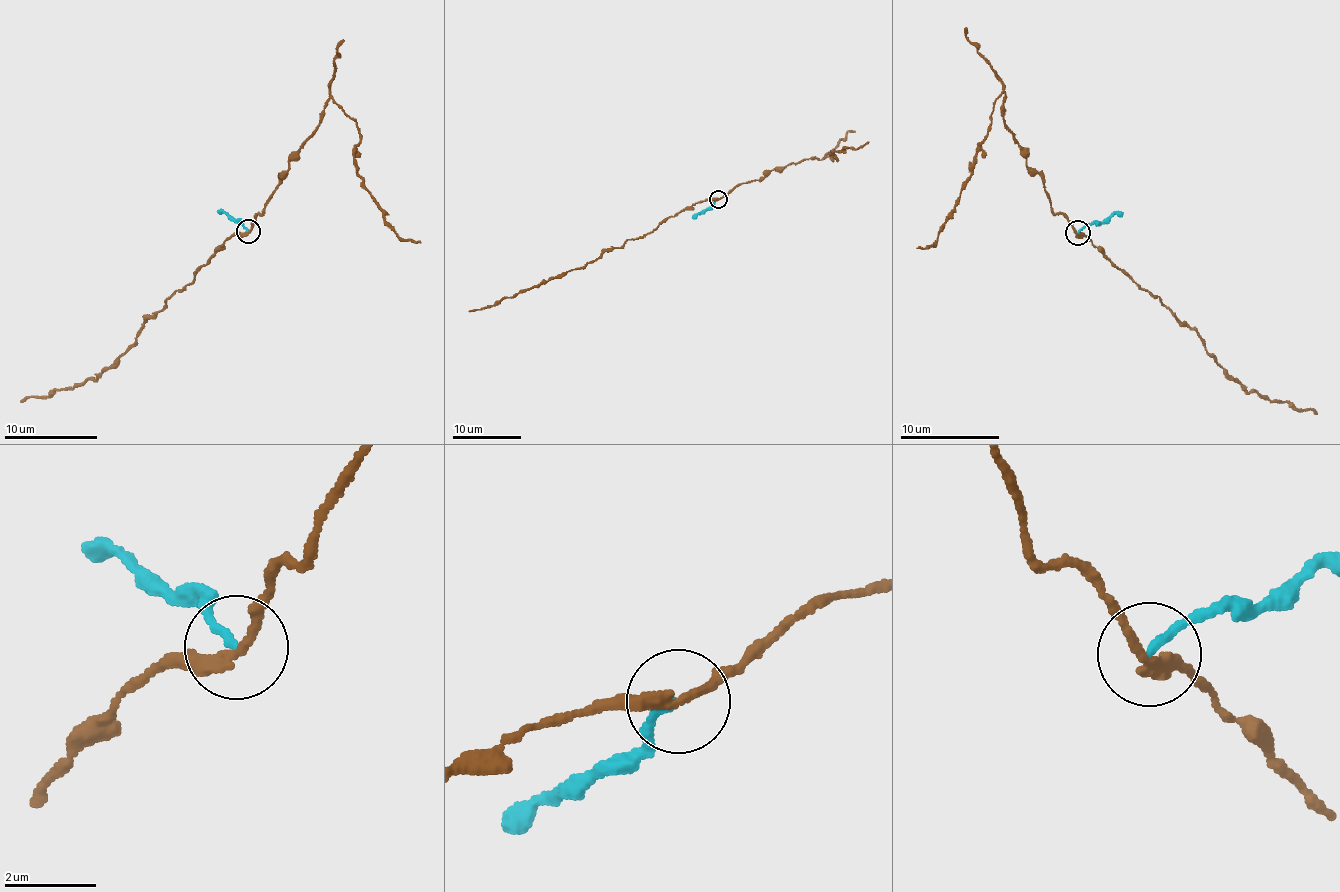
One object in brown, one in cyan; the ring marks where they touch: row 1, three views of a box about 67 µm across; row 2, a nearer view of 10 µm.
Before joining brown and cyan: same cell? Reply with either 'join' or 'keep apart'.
keep apart

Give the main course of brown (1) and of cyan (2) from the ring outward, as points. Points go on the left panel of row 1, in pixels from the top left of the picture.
1: (249, 232), (233, 233), (189, 284), (176, 290), (162, 308), (149, 314), (137, 341), (96, 379), (20, 401)
2: (249, 232), (241, 220), (230, 219), (219, 209)

